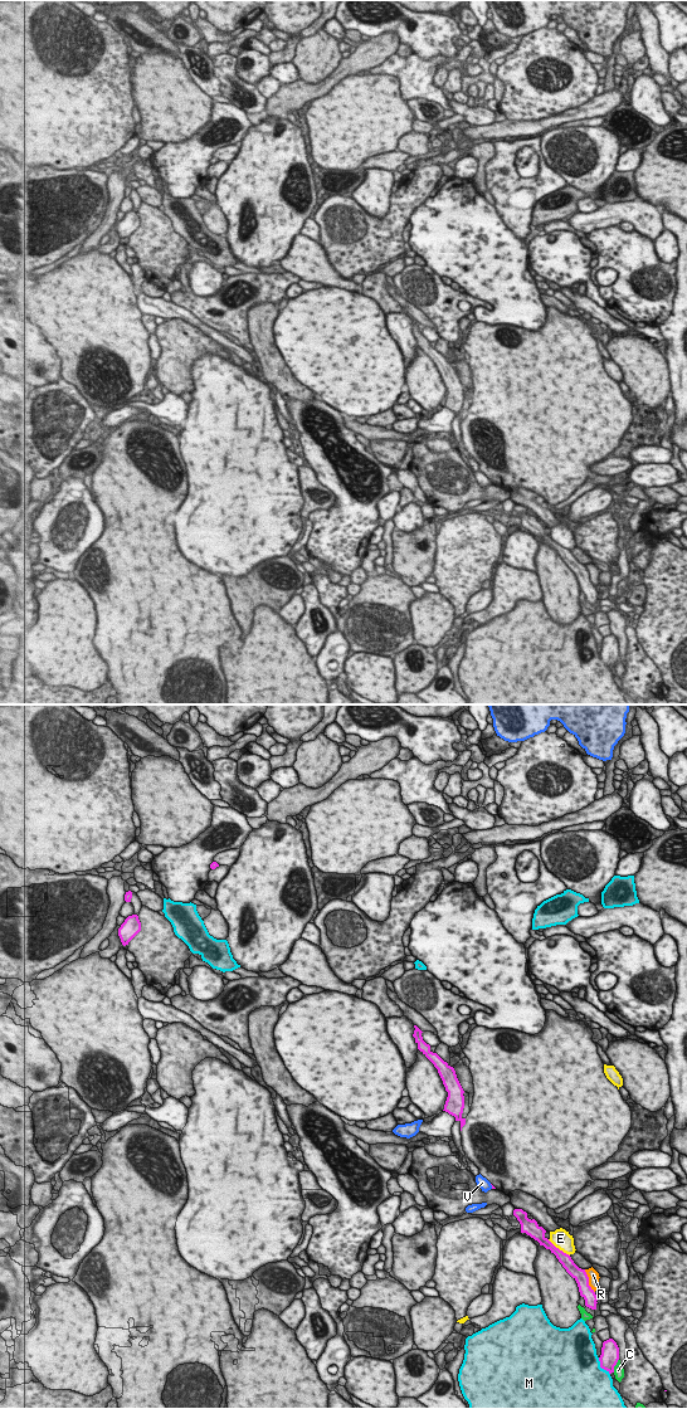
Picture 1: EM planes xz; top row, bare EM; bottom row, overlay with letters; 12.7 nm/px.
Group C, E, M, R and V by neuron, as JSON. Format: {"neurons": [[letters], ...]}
{"neurons": [["C"], ["E"], ["M"], ["R"], ["V"]]}

